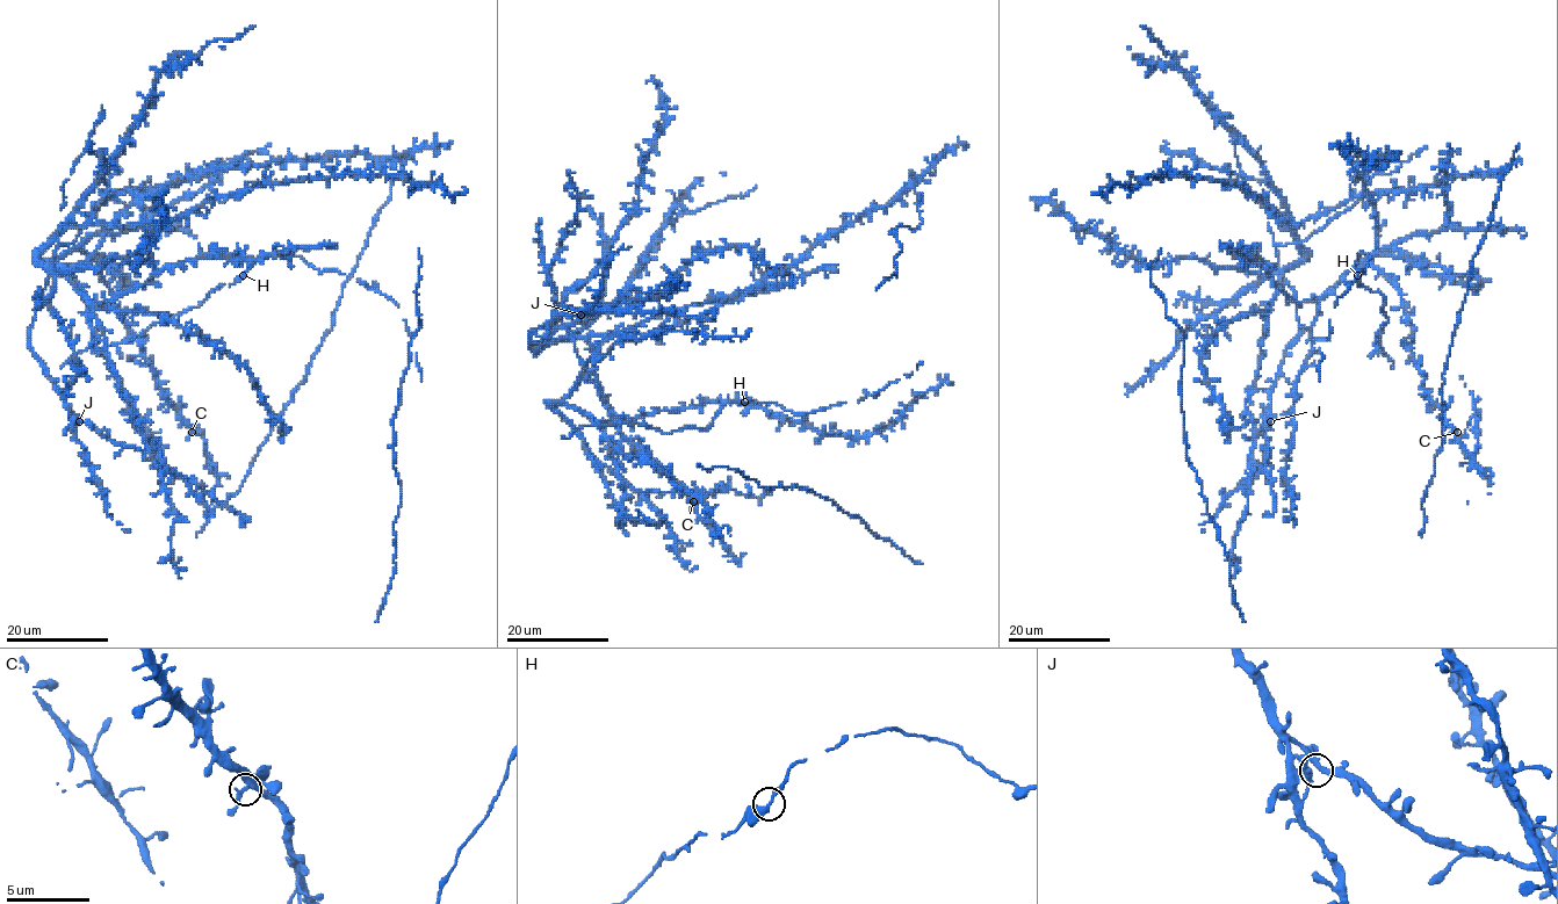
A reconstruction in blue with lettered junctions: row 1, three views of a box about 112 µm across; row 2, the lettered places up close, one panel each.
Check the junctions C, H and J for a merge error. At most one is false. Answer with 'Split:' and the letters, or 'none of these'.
Split: none of these

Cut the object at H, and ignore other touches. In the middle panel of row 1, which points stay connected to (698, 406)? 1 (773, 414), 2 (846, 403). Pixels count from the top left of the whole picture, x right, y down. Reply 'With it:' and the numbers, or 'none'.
With it: 1

